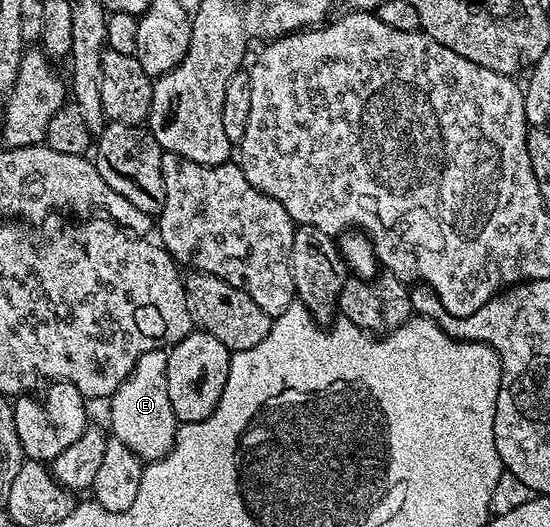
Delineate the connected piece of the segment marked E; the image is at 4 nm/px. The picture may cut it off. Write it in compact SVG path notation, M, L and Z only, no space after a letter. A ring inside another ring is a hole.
M166 349L148 351L140 355L130 376L122 380L120 387L108 401L110 405L108 429L113 440L124 443L124 447L131 449L146 463L159 461L173 447L180 424L178 417L172 411L172 402L168 400L166 355Z

